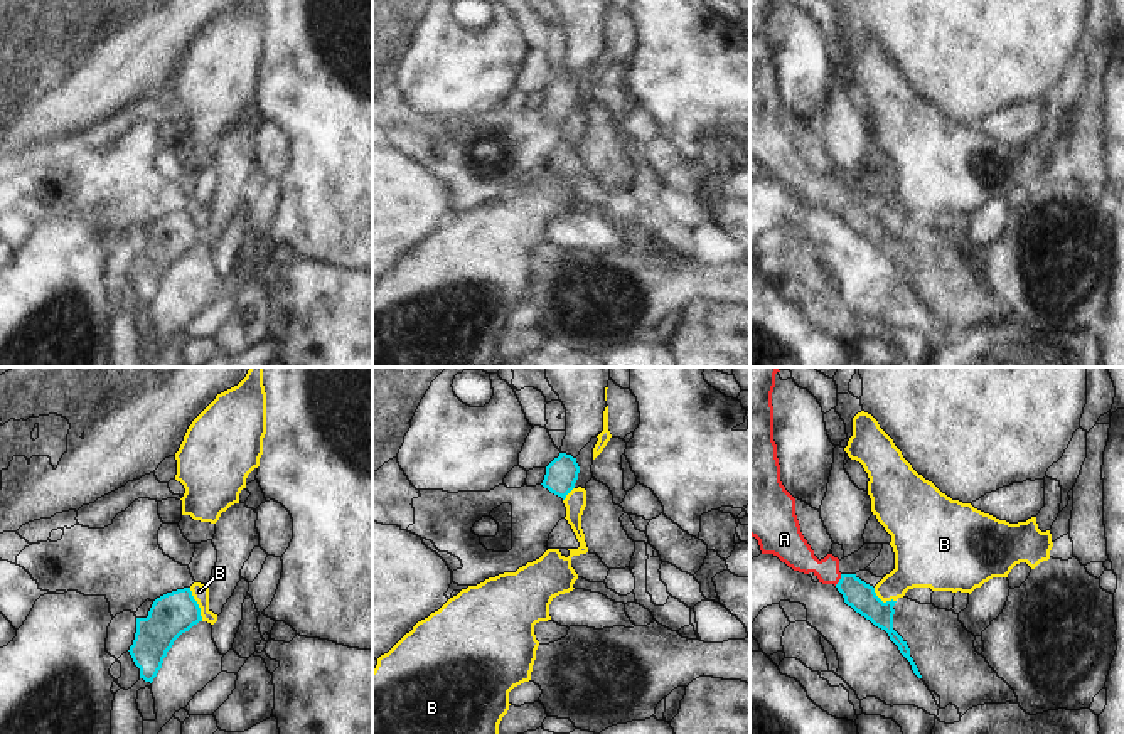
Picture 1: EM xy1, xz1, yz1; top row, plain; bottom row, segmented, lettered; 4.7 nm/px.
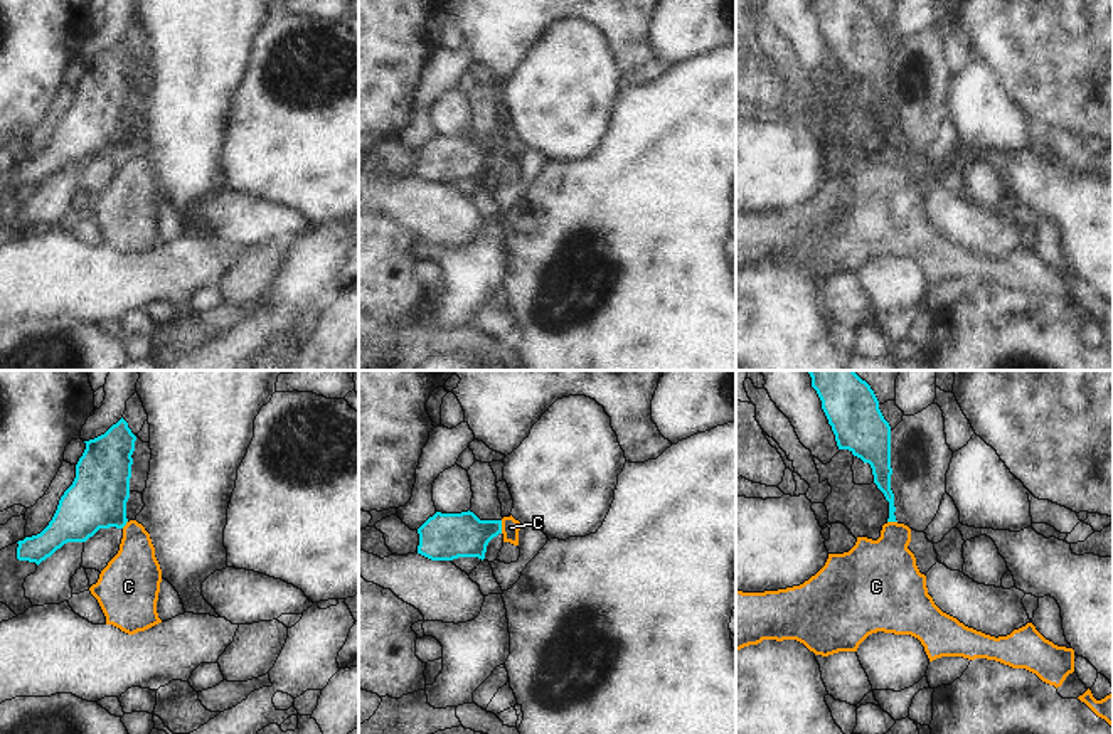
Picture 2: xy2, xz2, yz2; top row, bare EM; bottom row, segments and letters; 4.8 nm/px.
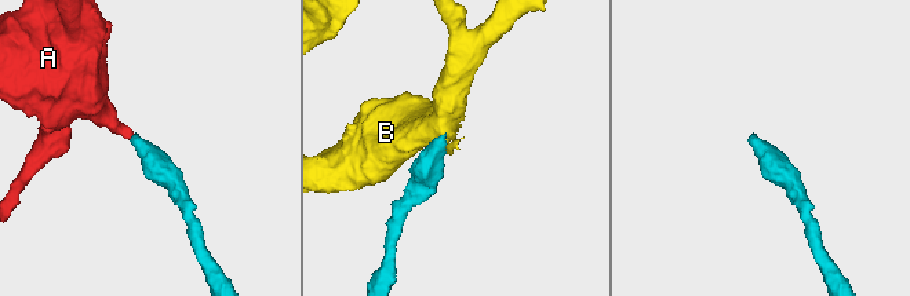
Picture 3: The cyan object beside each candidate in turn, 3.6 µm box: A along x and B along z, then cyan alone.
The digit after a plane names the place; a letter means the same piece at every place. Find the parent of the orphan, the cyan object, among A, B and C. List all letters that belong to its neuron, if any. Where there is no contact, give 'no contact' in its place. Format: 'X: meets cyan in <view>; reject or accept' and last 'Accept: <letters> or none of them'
A: meets cyan in yz1; accept
B: meets cyan in xy1; reject
C: meets cyan in xz2; reject
Accept: A

